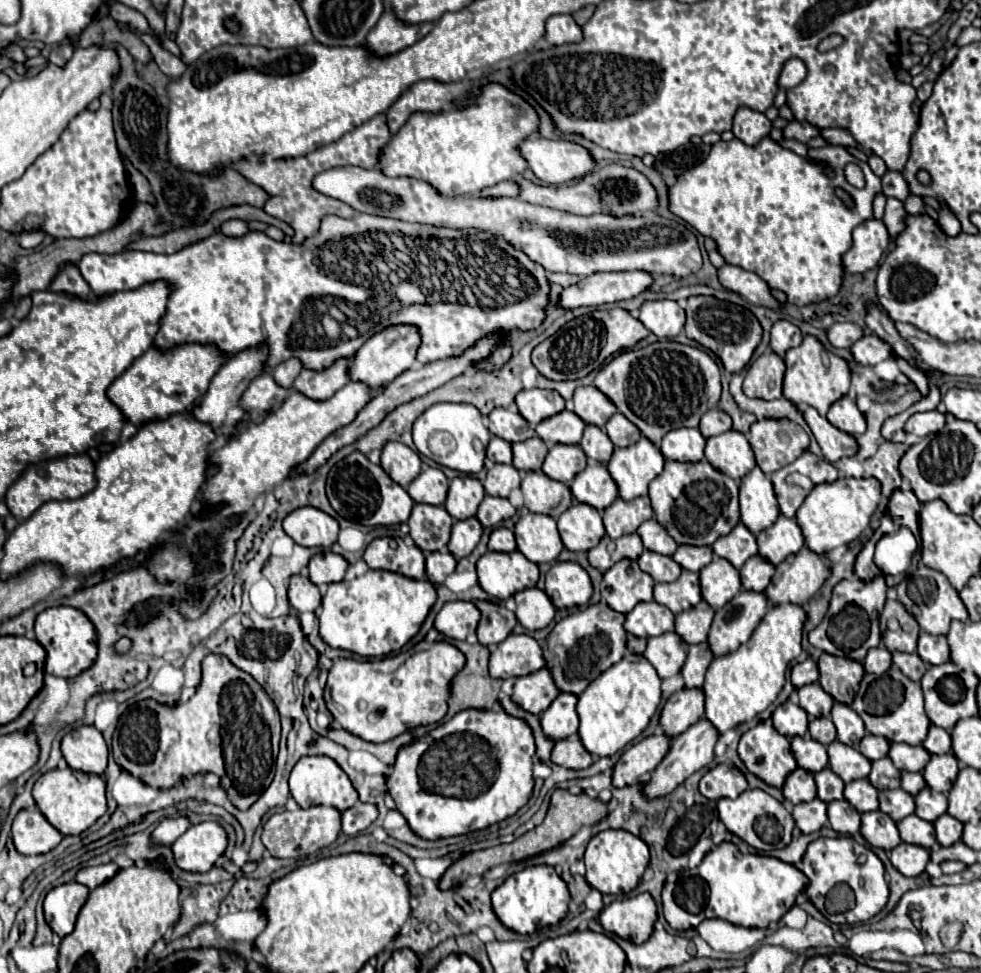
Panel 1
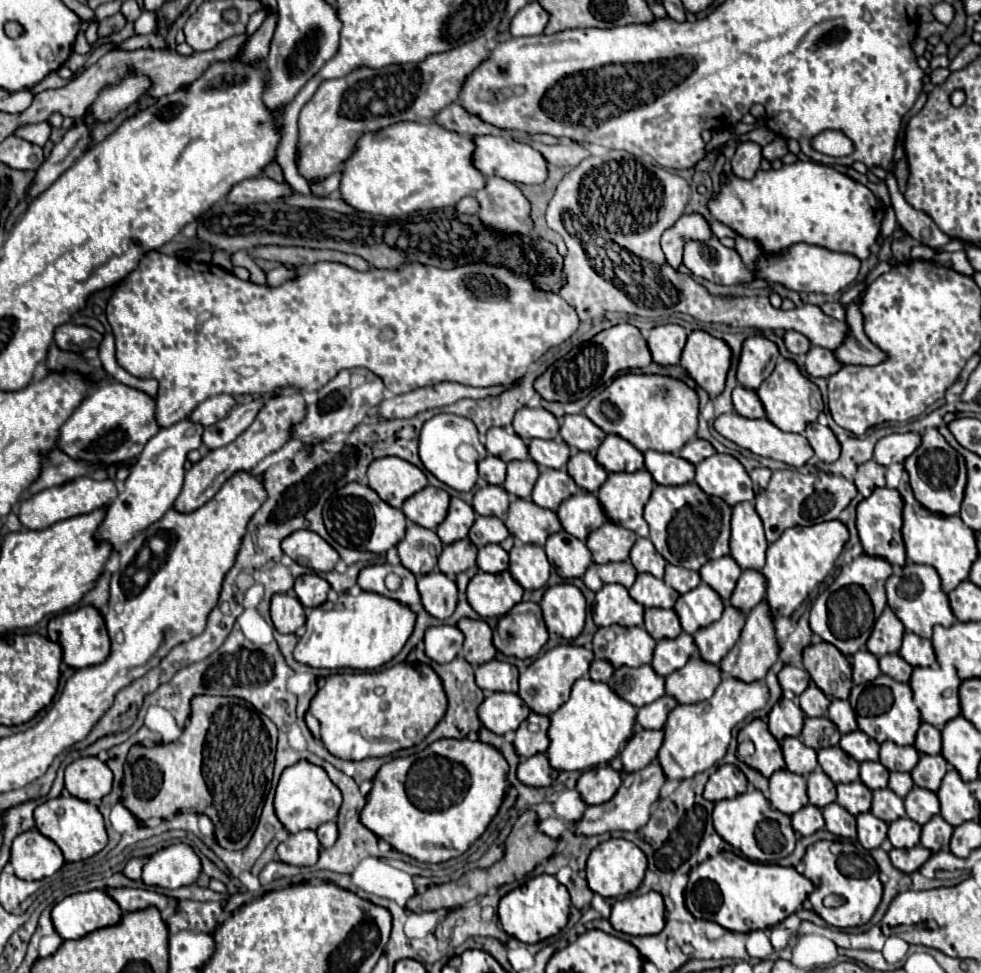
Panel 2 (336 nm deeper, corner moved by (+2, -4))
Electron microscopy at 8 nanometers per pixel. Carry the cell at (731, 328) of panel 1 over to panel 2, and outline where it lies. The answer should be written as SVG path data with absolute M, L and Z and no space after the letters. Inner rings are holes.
M696 329L688 335L680 363L700 387L704 387L710 395L720 395L732 365L732 351L726 341Z

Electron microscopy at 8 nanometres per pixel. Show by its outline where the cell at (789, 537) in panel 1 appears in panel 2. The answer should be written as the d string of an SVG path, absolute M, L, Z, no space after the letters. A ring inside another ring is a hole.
M744 569L730 597L730 605L748 613L754 605L758 605L764 599L764 595L766 595L766 577L756 569Z

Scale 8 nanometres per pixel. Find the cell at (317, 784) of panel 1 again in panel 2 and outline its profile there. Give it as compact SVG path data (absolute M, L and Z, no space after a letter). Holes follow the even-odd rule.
M302 759L296 765L284 769L280 783L276 787L274 809L278 819L290 833L298 833L302 829L318 829L322 823L334 821L340 811L340 805L342 793L338 787L334 787L334 783L330 783L330 777L322 767Z

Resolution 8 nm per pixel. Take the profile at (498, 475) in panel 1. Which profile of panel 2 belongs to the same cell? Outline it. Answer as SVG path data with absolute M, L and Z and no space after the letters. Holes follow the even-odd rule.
M486 485L474 493L472 507L478 515L502 517L508 509L508 493L500 485Z

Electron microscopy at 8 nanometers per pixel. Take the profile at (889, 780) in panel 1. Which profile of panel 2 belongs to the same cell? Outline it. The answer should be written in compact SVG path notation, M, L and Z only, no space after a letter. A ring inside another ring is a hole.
M864 761L860 765L860 779L868 789L884 789L888 787L888 775L890 771L882 765L882 763L874 763L874 761Z

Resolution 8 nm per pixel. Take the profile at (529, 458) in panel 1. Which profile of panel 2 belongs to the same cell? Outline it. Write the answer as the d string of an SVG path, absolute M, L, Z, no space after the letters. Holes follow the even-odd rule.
M532 459L510 461L508 463L508 475L504 481L504 489L512 495L528 499L536 479L538 479L538 465Z

